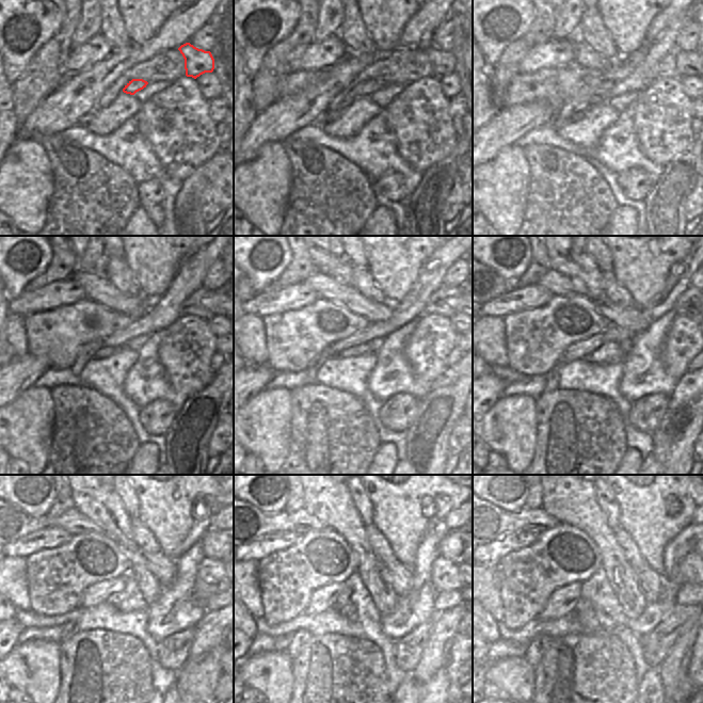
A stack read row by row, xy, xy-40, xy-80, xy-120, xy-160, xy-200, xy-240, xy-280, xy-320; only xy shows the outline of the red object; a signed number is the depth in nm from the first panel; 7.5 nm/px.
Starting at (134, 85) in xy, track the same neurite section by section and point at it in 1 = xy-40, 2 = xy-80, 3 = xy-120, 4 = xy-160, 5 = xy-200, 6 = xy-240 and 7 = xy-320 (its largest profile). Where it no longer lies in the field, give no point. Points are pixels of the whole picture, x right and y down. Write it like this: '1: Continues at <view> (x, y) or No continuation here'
1: Continues at xy-40 (372, 85)
2: Continues at xy-80 (606, 85)
3: Continues at xy-120 (59, 334)
4: Continues at xy-160 (294, 338)
5: Continues at xy-200 (537, 339)
6: Continues at xy-240 (58, 577)
7: Continues at xy-320 (527, 577).

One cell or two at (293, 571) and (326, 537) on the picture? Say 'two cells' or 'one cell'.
one cell

